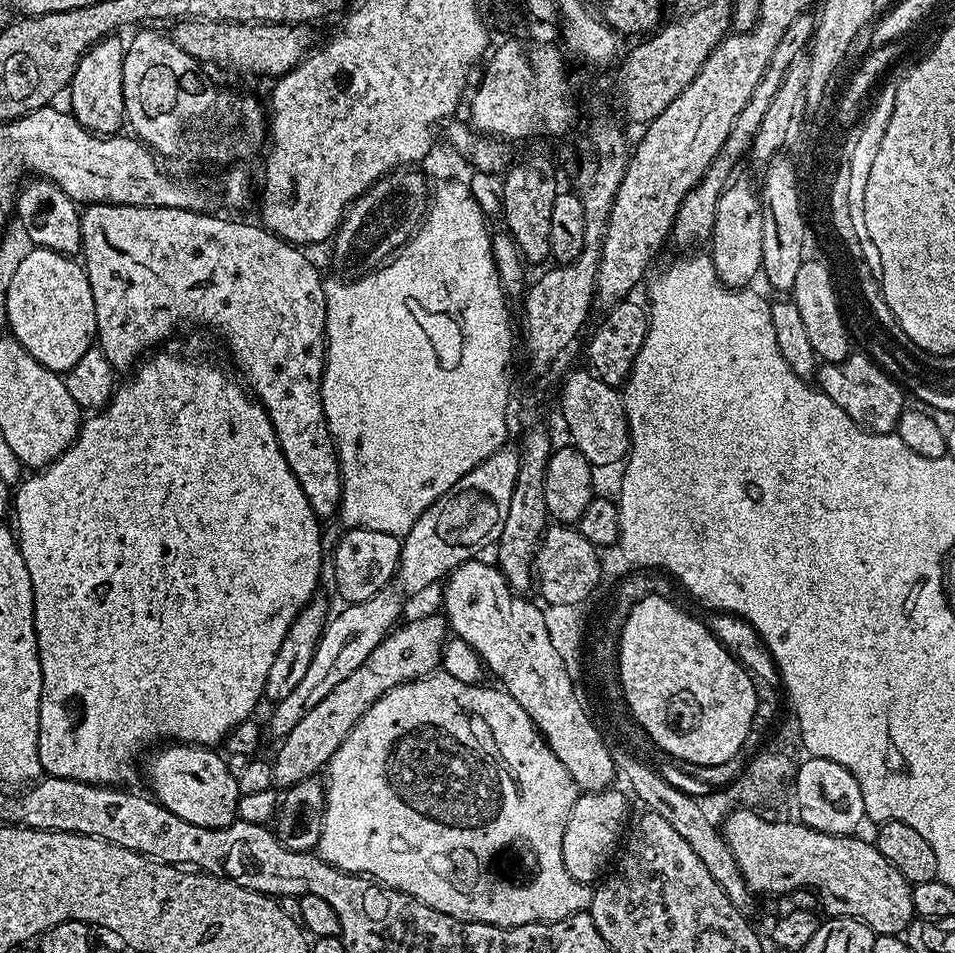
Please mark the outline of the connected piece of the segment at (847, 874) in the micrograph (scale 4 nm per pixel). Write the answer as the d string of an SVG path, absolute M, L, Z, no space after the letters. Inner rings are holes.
M743 806L735 809L722 820L722 831L727 851L732 852L732 860L744 879L743 887L753 894L769 892L772 896L780 896L783 892L792 892L795 888L816 888L829 917L853 916L862 920L867 928L878 931L878 884L909 884L886 858L876 849L875 843L859 840L859 835L835 836L820 833L810 826L792 820L767 820L767 815Z

